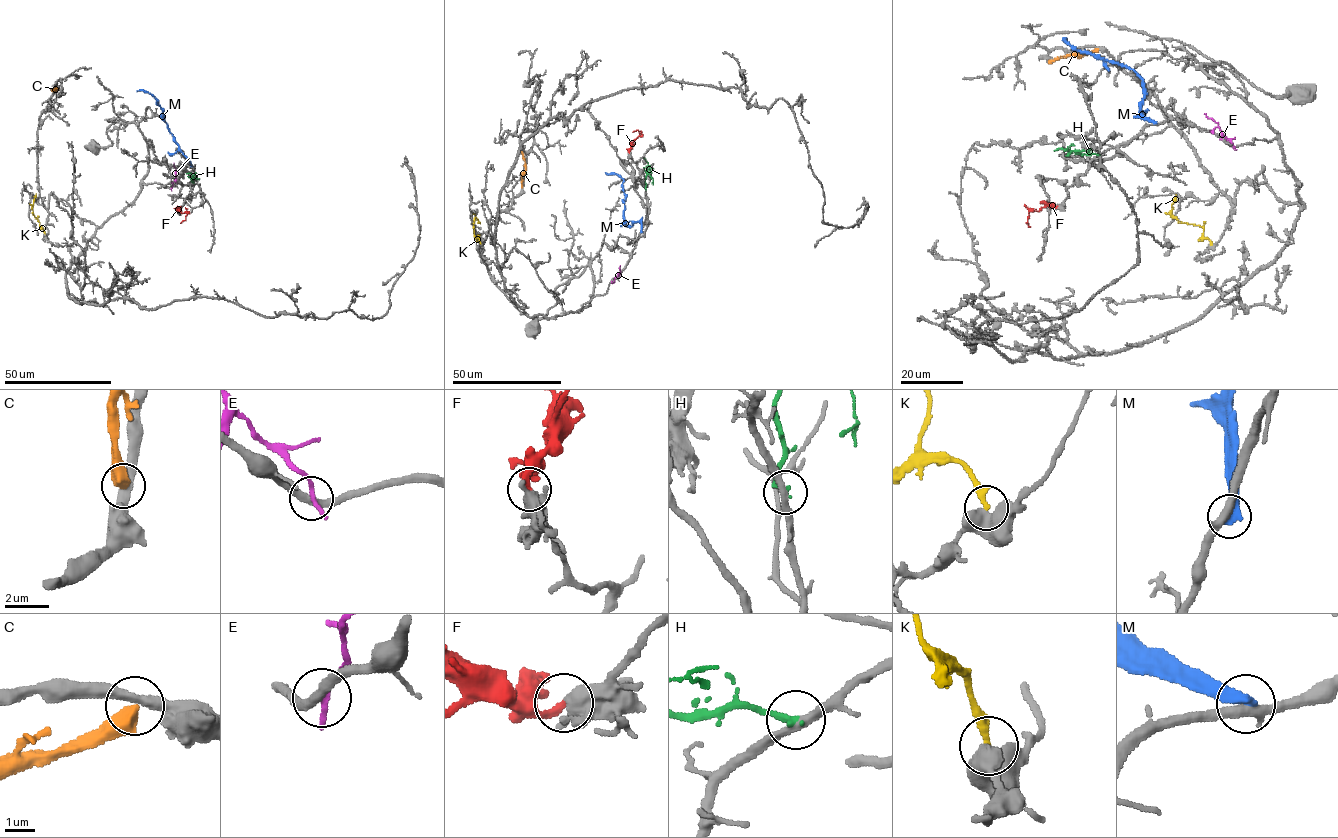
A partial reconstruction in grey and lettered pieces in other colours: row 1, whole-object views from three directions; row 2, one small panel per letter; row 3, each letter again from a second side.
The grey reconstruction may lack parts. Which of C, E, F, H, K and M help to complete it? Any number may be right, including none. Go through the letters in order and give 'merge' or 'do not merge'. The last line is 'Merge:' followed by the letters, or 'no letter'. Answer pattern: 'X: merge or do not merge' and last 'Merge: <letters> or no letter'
C: do not merge
E: do not merge
F: merge
H: do not merge
K: do not merge
M: do not merge
Merge: F

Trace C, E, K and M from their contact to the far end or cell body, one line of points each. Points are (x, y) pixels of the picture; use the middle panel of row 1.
C: (522, 187), (524, 158), (521, 151)
E: (612, 281), (620, 274), (620, 265)
K: (480, 243), (474, 237), (474, 218), (480, 223)
M: (641, 232), (639, 221), (631, 226), (626, 225), (623, 180), (617, 174), (605, 172)

